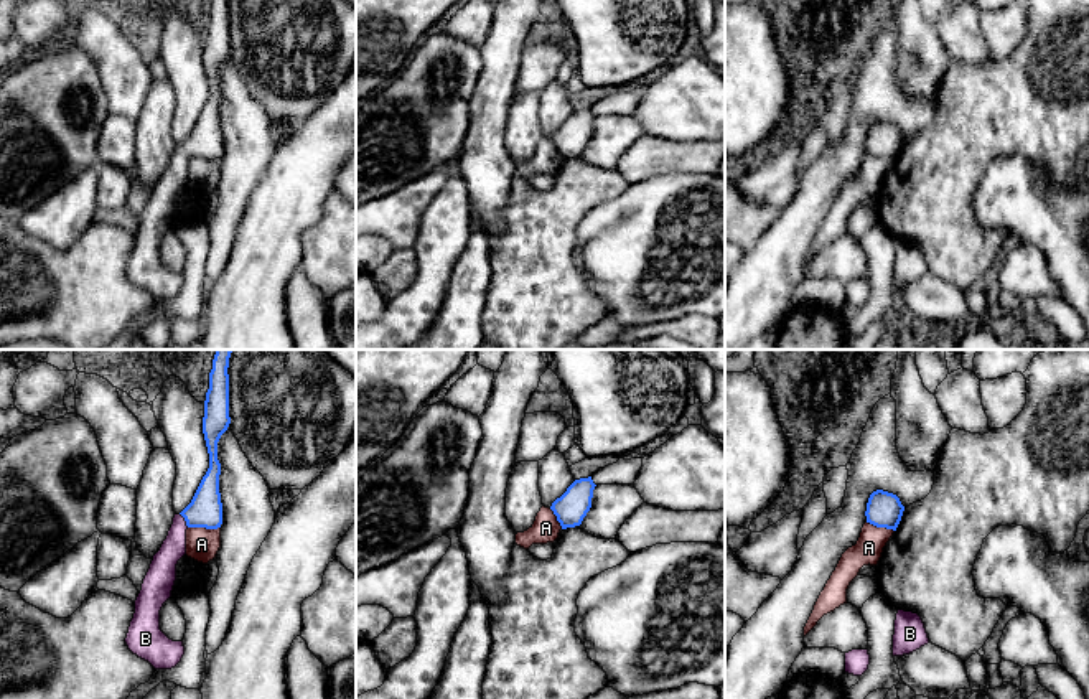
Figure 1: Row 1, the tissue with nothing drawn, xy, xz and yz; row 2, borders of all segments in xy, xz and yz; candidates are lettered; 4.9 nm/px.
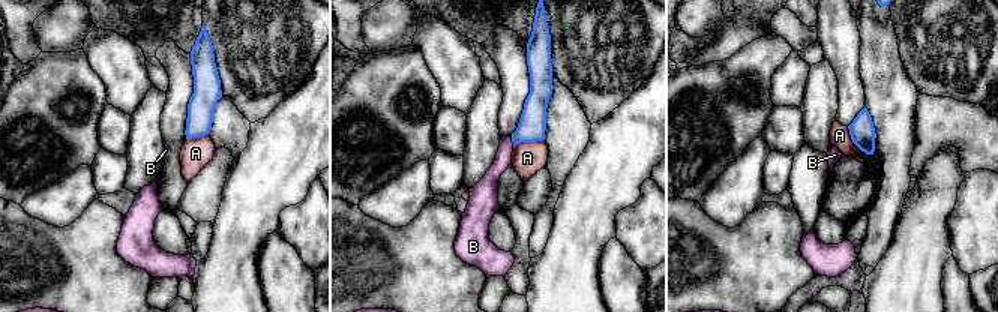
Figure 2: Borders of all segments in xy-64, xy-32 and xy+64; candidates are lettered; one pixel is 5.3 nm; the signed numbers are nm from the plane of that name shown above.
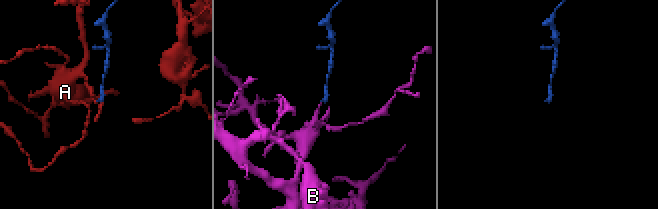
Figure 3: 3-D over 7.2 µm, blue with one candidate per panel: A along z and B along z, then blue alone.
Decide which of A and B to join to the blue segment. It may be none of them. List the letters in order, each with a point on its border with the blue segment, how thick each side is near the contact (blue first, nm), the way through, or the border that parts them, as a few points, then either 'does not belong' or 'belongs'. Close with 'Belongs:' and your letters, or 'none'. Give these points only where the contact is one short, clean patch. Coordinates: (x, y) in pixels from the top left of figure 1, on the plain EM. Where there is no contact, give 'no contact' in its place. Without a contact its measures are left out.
A: meets blue in xy at (205, 157); 160 nm thick on the blue side, 160 nm on the other; does not belong
B: meets blue in xy at (185, 150); 160 nm thick on the blue side, 130 nm on the other; runs through xy (205, 140), (185, 150), (163, 197); belongs
Belongs: B

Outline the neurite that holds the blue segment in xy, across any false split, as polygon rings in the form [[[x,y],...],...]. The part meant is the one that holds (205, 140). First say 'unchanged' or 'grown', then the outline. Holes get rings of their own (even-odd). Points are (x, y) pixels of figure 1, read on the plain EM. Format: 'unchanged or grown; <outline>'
grown; [[[211,0],[203,48],[209,99],[191,134],[180,145],[175,145],[166,170],[153,186],[135,231],[135,244],[125,269],[129,280],[155,300],[171,300],[185,285],[183,272],[173,272],[160,260],[160,241],[171,228],[176,195],[186,185],[186,160],[217,160],[222,155],[217,73],[229,54],[229,5],[227,0]]]

